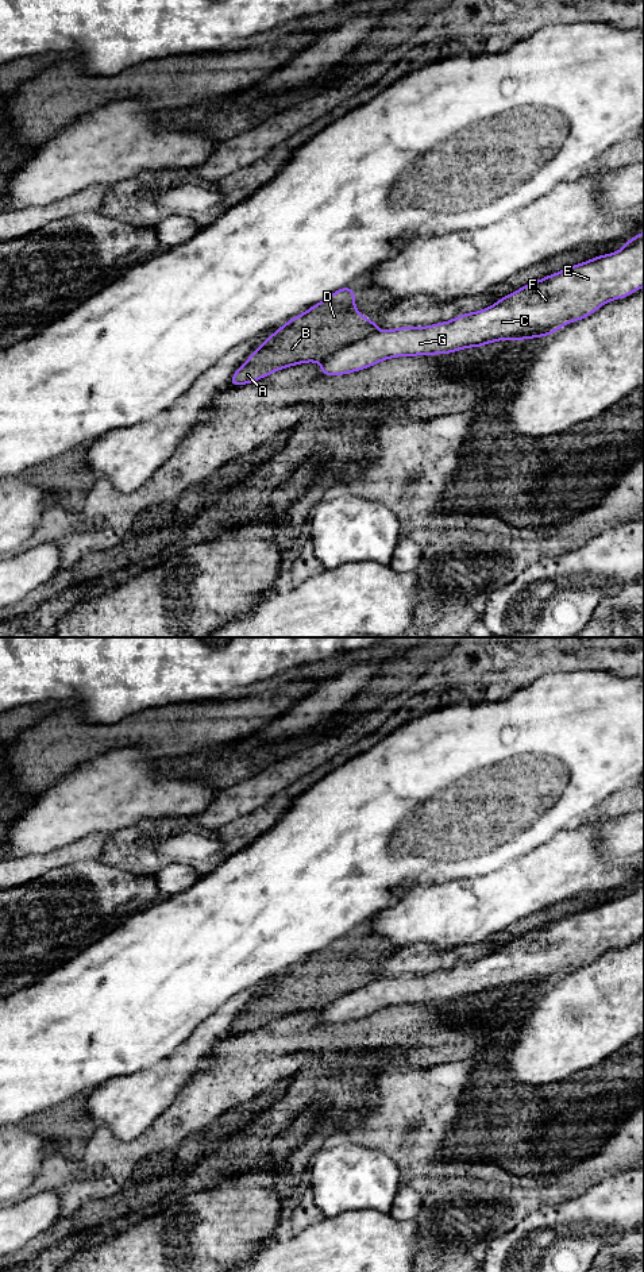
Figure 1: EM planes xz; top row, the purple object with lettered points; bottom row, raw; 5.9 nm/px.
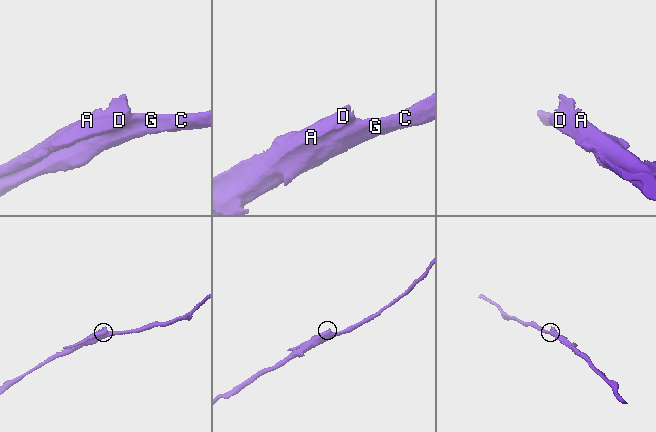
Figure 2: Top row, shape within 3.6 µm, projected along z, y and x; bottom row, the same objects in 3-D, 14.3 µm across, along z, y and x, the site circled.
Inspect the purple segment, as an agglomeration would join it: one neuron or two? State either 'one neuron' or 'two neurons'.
two neurons

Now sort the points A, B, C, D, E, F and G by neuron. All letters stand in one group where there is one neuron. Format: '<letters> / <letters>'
A B D / C E F G

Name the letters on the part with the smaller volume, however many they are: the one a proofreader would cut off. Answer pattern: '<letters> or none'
A, B, D

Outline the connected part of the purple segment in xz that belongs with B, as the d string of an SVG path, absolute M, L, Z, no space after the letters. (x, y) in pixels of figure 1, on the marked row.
M344 286L266 338L234 373L230 388L252 383L289 366L323 362L344 346L375 332L377 325L358 312L354 289Z

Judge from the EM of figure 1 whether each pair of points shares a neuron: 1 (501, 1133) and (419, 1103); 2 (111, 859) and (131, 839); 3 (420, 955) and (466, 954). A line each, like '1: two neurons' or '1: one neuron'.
1: one neuron
2: one neuron
3: one neuron

